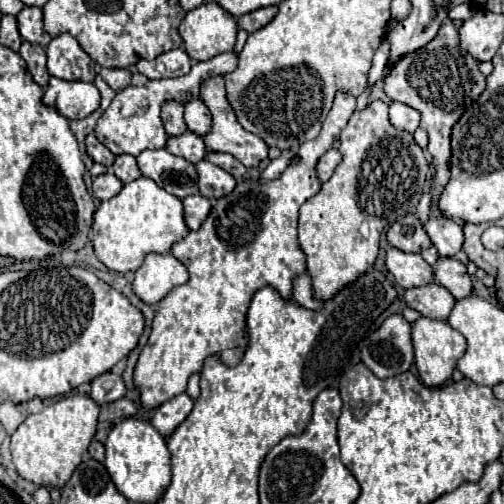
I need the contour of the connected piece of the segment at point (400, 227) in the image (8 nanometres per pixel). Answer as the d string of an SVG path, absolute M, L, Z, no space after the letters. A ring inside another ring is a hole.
M407 214L393 222L387 230L387 242L403 252L423 252L431 248L431 240L415 214Z

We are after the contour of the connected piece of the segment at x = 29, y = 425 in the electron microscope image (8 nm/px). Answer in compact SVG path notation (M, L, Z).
M75 394L75 396L61 398L55 404L45 406L43 412L29 414L27 420L11 436L11 456L13 456L13 464L15 464L17 472L25 480L31 480L37 486L51 484L51 486L61 488L69 480L73 470L81 464L81 456L87 452L87 448L89 448L89 444L91 444L91 440L95 436L97 416L99 416L99 404L89 394Z

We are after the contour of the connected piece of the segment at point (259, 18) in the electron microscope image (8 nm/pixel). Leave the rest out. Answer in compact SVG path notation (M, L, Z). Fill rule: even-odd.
M267 6L267 8L259 8L255 12L243 14L237 18L237 26L247 30L247 32L257 32L259 28L263 28L265 24L269 24L277 14L277 6Z

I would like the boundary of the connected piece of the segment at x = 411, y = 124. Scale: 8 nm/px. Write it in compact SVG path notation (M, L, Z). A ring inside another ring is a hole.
M393 102L389 106L389 122L395 128L401 128L401 130L413 134L419 128L419 112L401 102Z

